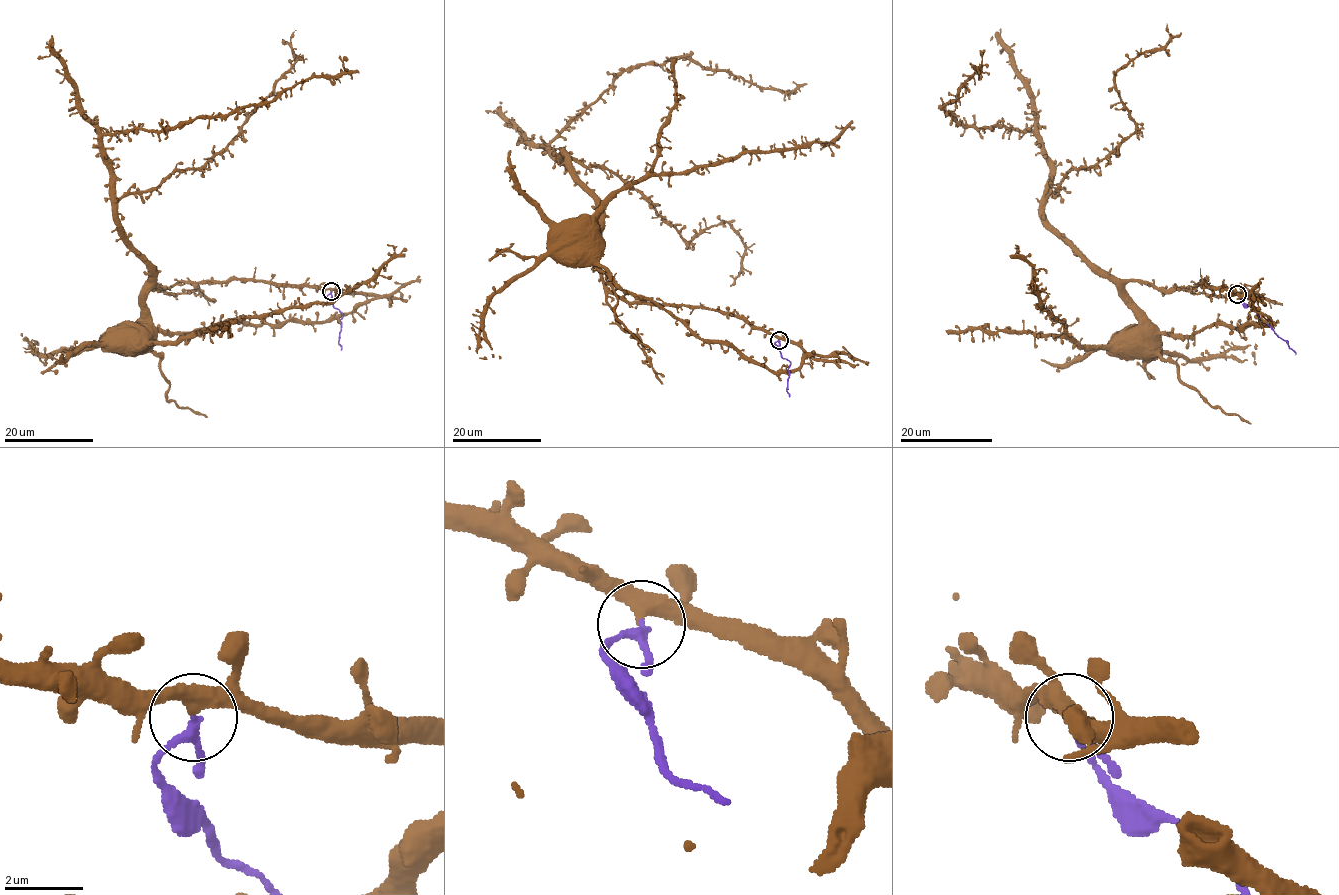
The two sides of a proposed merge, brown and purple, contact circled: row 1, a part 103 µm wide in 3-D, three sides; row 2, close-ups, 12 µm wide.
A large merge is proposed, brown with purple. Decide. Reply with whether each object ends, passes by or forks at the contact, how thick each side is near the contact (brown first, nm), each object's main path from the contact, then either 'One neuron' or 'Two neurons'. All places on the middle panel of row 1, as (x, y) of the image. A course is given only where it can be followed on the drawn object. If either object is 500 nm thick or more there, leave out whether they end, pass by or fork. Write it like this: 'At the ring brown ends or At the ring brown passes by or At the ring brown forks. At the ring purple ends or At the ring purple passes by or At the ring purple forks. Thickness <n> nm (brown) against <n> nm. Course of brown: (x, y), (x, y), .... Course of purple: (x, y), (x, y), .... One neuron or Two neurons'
At the ring brown passes by. At the ring purple passes by. Thickness 320 nm (brown) against 180 nm. Course of brown: (778, 340), (713, 310), (627, 303), (603, 280), (598, 235), (593, 234), (593, 245), (586, 222), (578, 223). Course of purple: (778, 340), (775, 344), (781, 355), (791, 362), (786, 389), (788, 397). Two neurons

